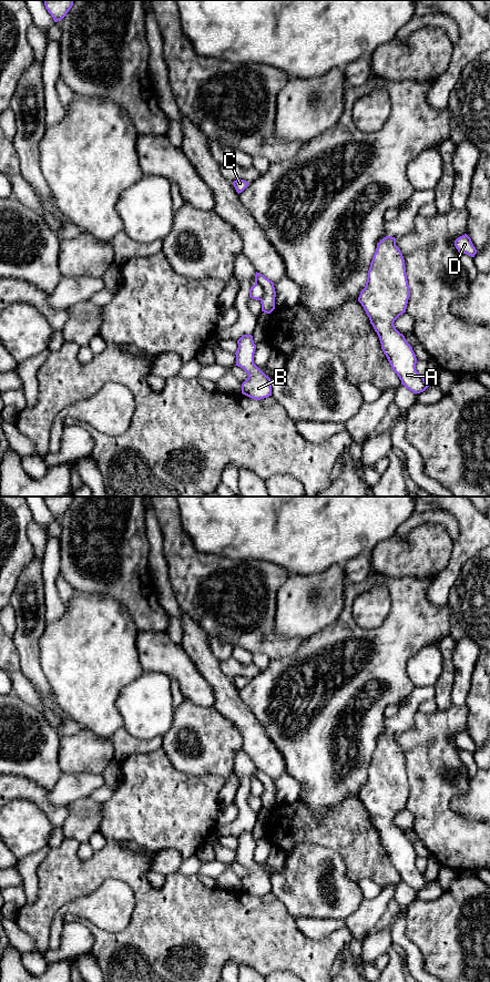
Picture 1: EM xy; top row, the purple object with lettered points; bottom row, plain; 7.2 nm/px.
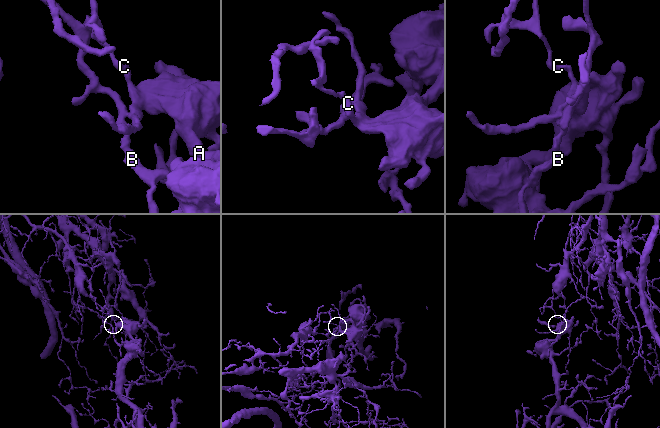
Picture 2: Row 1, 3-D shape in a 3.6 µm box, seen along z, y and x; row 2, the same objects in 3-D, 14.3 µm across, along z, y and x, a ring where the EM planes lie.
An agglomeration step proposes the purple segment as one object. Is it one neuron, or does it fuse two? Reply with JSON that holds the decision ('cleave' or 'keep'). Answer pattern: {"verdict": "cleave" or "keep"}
{"verdict": "cleave"}

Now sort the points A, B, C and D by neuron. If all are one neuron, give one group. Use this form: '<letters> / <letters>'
A C D / B

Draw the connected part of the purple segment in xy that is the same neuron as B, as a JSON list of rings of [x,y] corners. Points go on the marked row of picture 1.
[[[243,335],[237,344],[236,366],[248,374],[248,378],[242,383],[242,393],[256,400],[272,396],[270,378],[254,364],[256,345],[253,336]]]

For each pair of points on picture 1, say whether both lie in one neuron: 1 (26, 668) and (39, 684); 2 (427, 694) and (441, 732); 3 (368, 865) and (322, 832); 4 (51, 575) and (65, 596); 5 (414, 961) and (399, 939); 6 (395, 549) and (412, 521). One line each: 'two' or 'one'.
1: one
2: two
3: one
4: two
5: one
6: two

